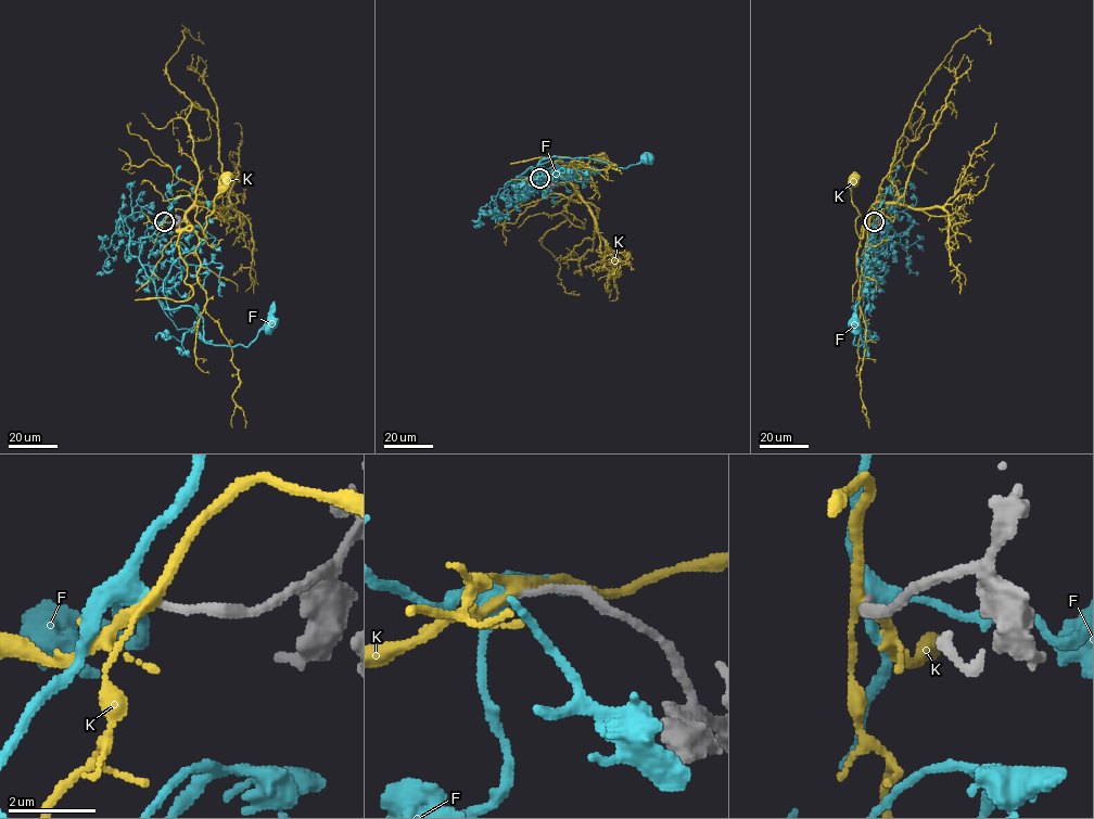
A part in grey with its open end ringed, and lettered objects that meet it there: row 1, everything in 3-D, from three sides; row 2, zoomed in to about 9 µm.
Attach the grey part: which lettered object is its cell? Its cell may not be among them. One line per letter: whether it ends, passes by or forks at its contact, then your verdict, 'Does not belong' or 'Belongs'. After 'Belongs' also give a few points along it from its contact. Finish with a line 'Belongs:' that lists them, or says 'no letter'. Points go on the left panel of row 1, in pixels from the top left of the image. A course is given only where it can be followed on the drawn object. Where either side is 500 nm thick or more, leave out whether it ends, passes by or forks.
F: It forks there. Belongs. Its course: (164, 221), (141, 239), (139, 256), (163, 308), (191, 306), (214, 345), (247, 346), (271, 321)
K: It forks there. Does not belong
Belongs: F

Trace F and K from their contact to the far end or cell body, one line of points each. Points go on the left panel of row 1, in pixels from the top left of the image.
F: (164, 221), (141, 239), (139, 256), (163, 308), (191, 306), (214, 345), (247, 346), (271, 321)
K: (164, 222), (169, 215), (181, 219), (195, 206), (194, 220), (206, 238), (206, 219), (228, 177)

